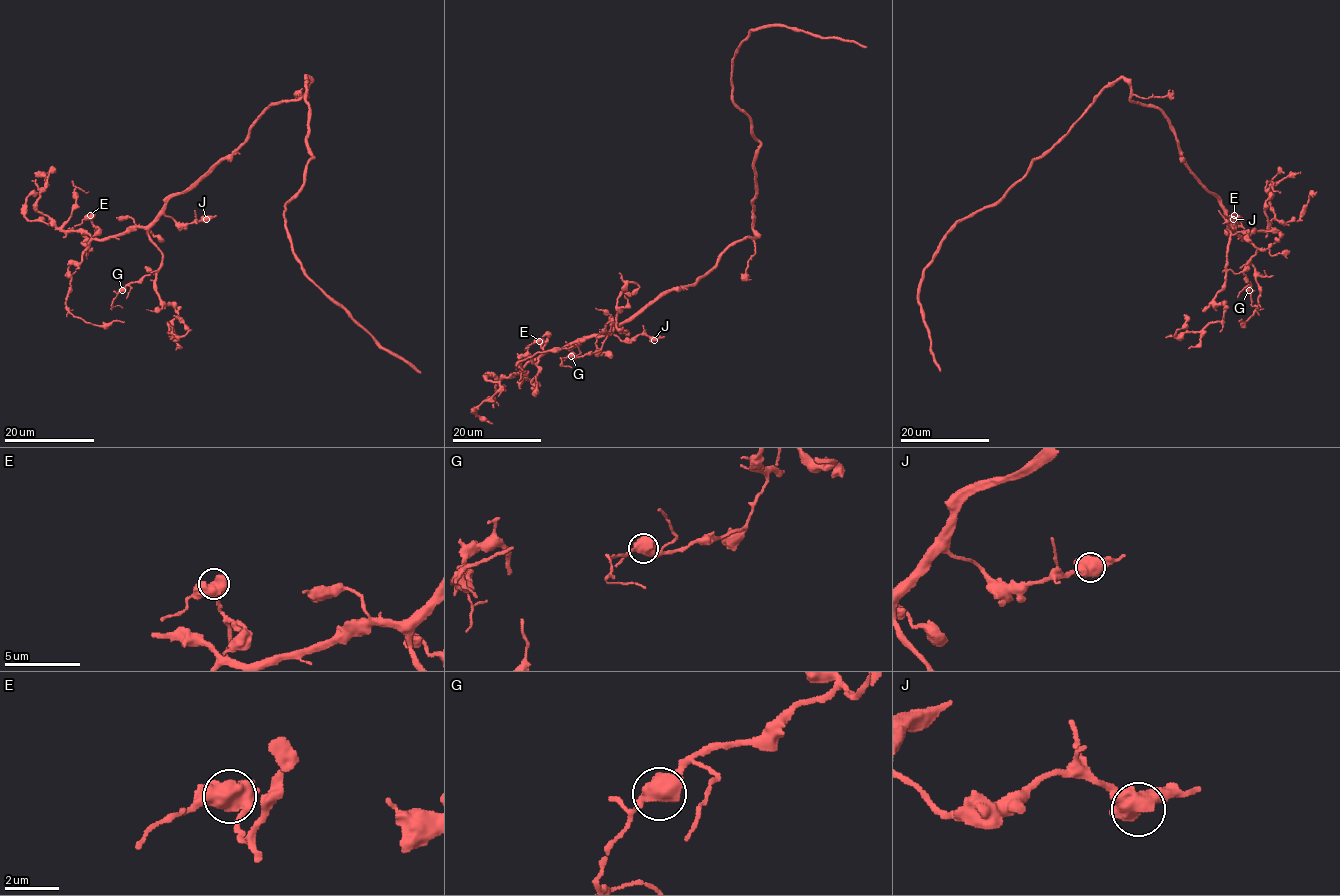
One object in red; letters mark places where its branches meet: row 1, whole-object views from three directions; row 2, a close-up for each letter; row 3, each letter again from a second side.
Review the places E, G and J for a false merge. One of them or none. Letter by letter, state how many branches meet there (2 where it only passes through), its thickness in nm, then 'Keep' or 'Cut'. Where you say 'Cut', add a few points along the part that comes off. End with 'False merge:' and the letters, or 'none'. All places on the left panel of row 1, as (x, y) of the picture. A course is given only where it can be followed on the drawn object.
E: Branches: 2. Thickness 750 nm. Keep
G: Branches: 2. Thickness 700 nm. Keep
J: Branches: 2. Thickness 750 nm. Keep
False merge: none

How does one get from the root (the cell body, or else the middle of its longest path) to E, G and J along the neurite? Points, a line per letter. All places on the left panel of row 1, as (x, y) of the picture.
E: (307, 88), (297, 100), (273, 103), (230, 155), (171, 197), (147, 225), (97, 239), (90, 215)
G: (307, 88), (297, 100), (273, 103), (230, 155), (167, 201), (148, 230), (162, 266), (121, 291)
J: (307, 88), (297, 100), (273, 103), (230, 155), (171, 197), (164, 210), (181, 223), (206, 219)

